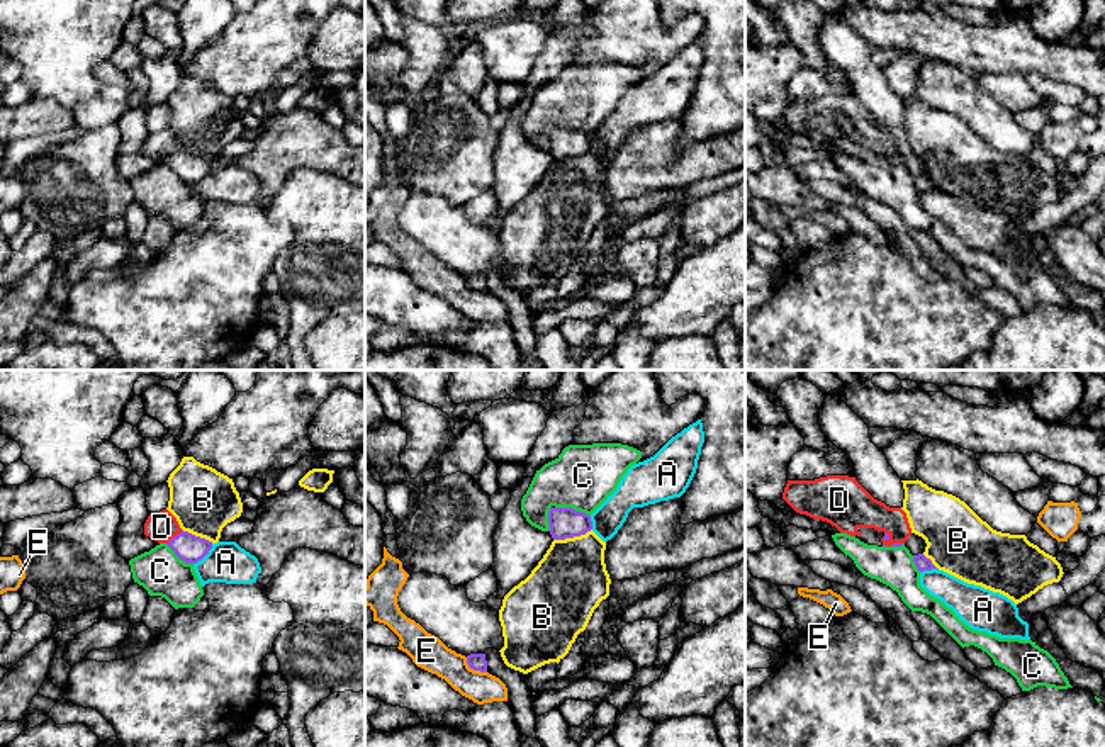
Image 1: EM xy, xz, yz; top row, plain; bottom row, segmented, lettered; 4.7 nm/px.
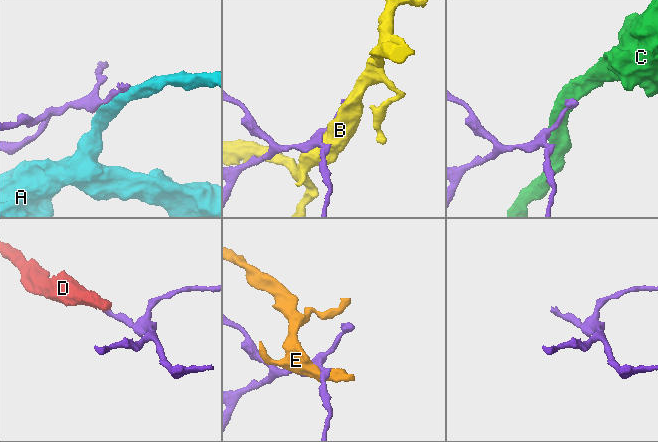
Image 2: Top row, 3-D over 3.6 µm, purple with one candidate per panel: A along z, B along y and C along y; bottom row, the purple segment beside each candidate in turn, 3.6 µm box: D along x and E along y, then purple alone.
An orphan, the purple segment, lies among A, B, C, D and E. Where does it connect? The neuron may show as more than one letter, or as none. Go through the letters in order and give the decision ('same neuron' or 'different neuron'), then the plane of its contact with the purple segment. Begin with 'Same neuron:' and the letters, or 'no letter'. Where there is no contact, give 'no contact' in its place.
Same neuron: D
A: different neuron; contact in xy
B: different neuron; contact in xz
C: different neuron; contact in xz
D: same neuron; contact in xy
E: different neuron; contact in xz

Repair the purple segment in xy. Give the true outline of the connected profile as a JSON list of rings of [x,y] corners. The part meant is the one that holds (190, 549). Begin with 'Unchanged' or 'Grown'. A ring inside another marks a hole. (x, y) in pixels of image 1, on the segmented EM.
Grown. [[[168,509],[148,516],[144,535],[158,543],[166,543],[185,564],[197,564],[212,548],[212,542],[183,531]]]

